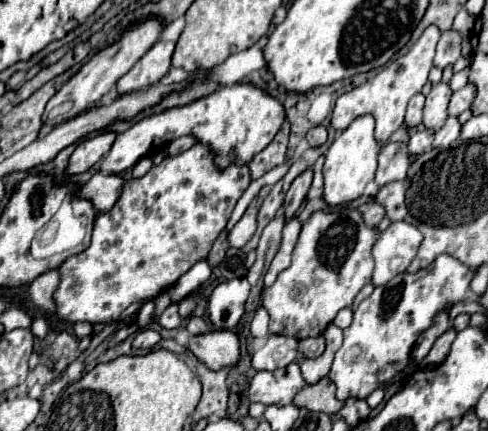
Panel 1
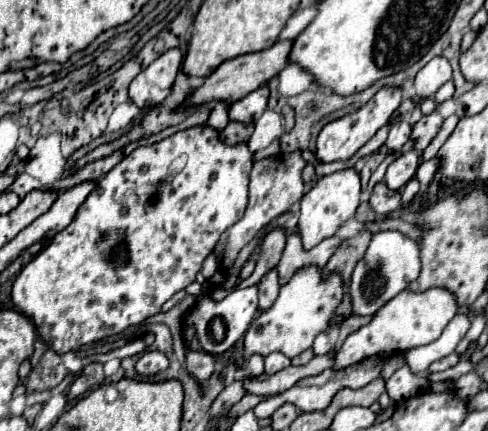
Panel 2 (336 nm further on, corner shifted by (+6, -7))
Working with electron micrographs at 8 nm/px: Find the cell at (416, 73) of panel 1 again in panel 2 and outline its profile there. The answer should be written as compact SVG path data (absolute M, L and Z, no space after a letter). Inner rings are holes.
M382 88L368 104L364 104L360 110L338 118L330 124L326 124L318 136L316 144L316 158L320 162L334 162L334 160L348 160L354 156L390 118L390 114L400 106L402 102L402 90L400 88Z

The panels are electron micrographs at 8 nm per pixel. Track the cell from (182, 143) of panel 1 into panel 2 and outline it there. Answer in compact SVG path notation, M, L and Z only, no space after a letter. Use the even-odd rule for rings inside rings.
M230 122L222 132L220 132L220 140L226 144L240 144L240 142L248 142L250 136L254 132L254 122L252 124L240 124L240 122Z

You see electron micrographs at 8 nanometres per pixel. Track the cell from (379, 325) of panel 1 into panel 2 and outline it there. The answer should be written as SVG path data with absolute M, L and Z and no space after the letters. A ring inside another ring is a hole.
M430 288L420 294L404 290L398 296L394 296L386 306L382 306L368 326L360 328L358 332L350 334L344 340L344 344L336 356L336 370L352 366L370 356L390 358L404 350L430 344L442 334L444 326L456 316L456 312L458 312L456 298L452 292L448 292L444 288Z

